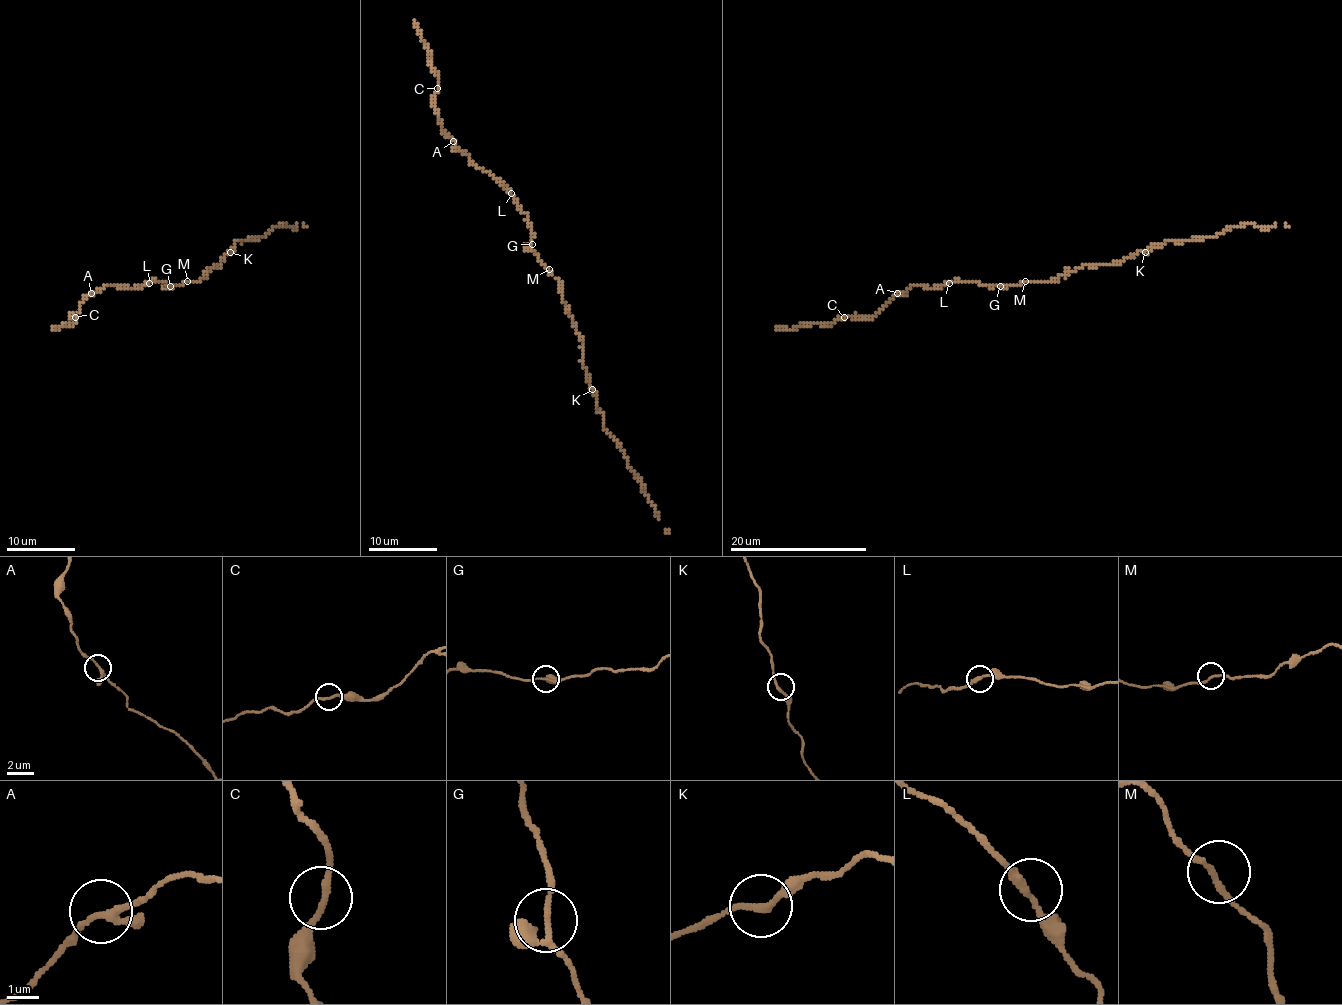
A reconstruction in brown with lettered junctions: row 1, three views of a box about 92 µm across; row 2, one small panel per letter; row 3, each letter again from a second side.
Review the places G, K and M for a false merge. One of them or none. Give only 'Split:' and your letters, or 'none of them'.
Split: none of them

